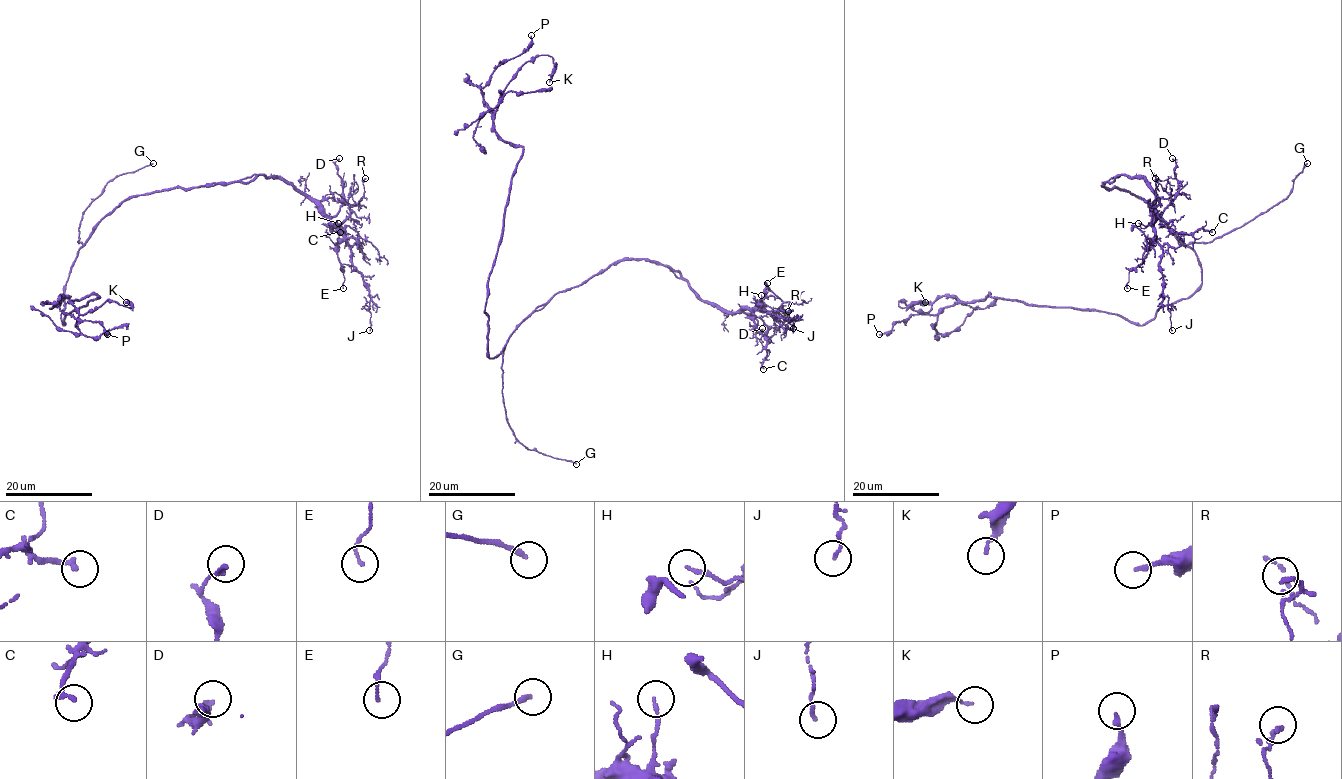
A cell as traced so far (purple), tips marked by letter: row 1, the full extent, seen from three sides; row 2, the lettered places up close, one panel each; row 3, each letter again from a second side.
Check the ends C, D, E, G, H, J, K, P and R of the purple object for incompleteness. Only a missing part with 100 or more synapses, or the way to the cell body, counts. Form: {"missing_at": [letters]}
{"missing_at": ["G"]}

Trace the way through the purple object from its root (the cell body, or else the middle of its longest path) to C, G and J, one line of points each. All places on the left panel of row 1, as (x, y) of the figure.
C: (82, 246), (105, 216), (132, 196), (249, 182), (258, 175), (290, 182), (340, 232)
G: (82, 246), (78, 242), (81, 216), (103, 187), (119, 175), (153, 163)
J: (82, 246), (105, 216), (132, 196), (277, 176), (302, 191), (346, 241), (370, 297), (369, 330)

